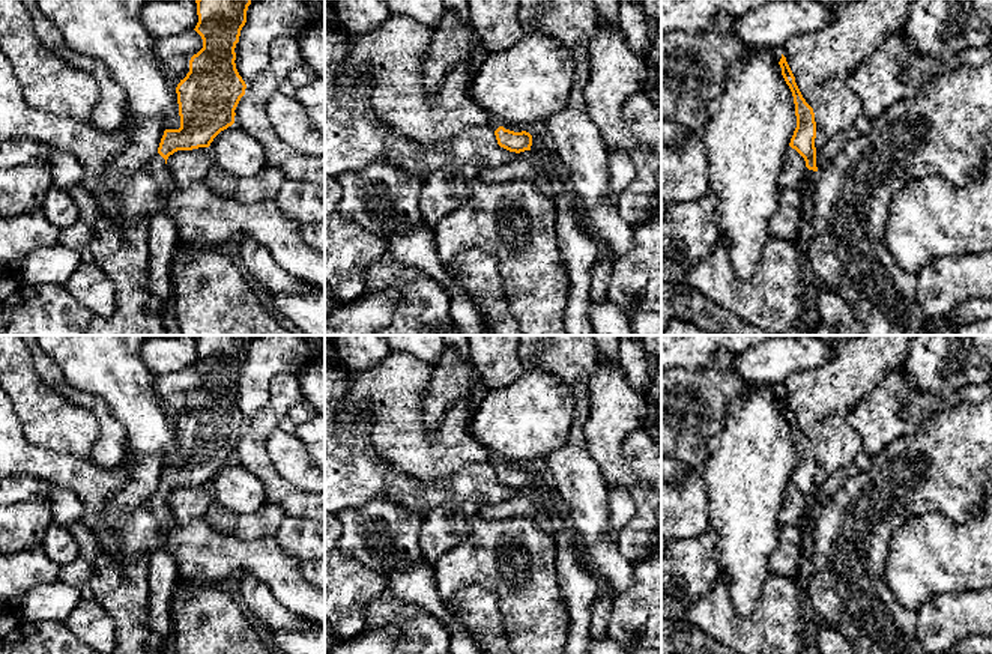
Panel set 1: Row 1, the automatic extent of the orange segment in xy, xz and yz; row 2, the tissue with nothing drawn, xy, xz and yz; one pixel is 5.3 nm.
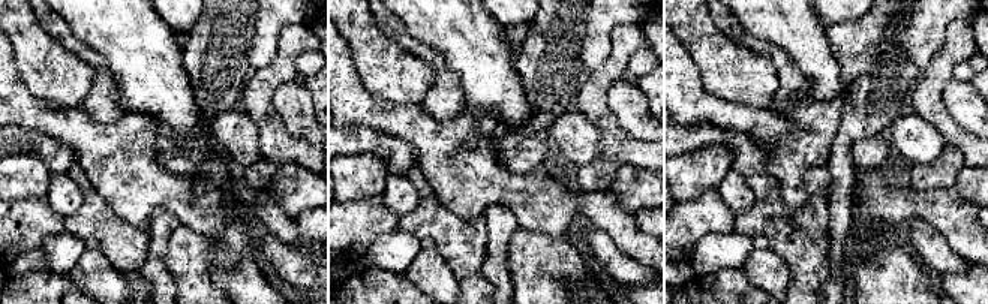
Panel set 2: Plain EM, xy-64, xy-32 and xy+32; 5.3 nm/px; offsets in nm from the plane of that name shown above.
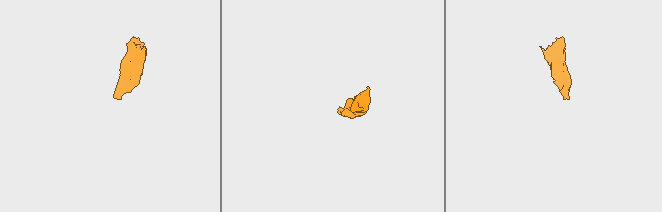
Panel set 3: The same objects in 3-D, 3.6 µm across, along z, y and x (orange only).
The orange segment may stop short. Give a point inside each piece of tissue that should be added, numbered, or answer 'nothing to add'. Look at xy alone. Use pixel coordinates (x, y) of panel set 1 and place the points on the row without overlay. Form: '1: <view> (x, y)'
1: xy (158, 504)

